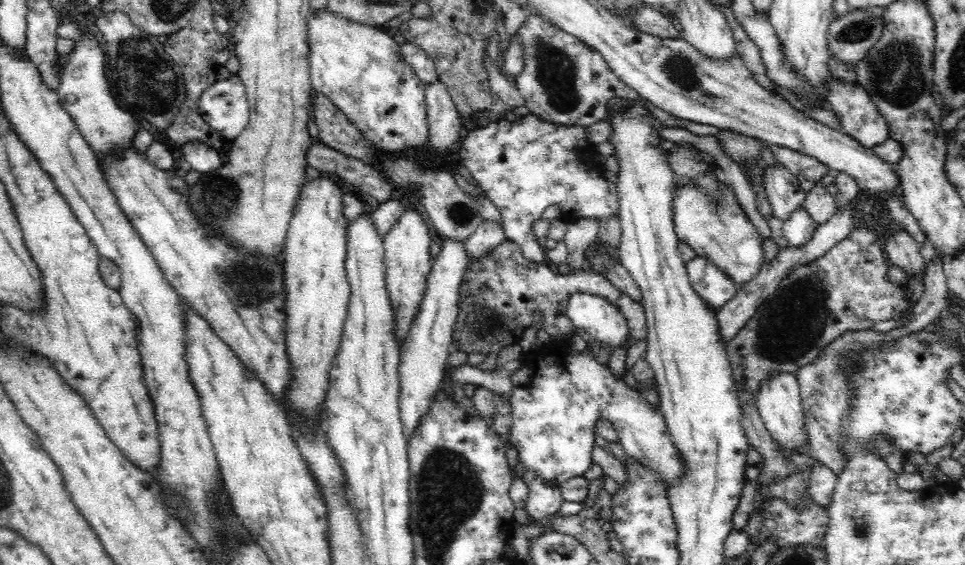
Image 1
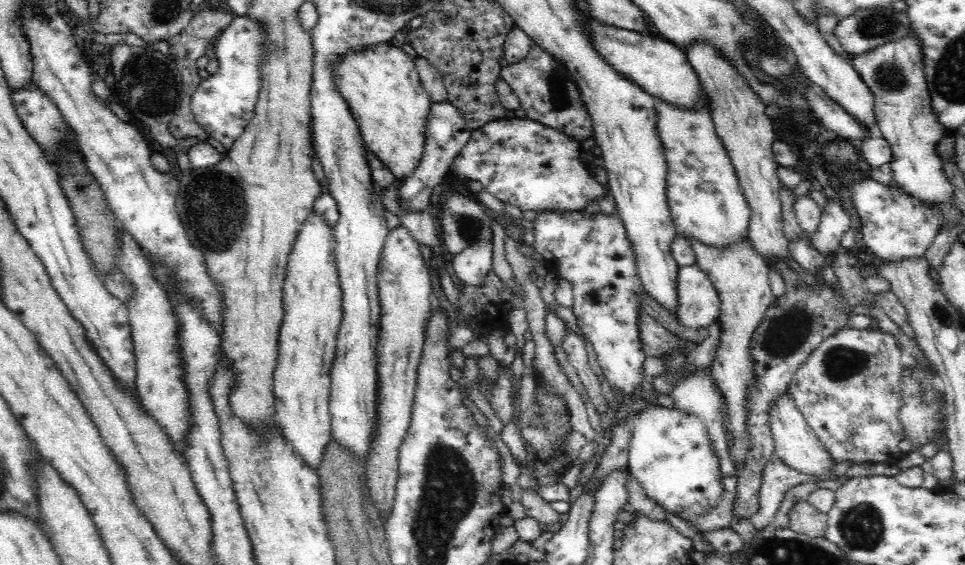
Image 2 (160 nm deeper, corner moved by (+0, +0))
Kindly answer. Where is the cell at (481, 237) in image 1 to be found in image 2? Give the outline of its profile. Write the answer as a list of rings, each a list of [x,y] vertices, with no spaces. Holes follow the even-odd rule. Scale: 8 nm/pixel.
[[[476,243],[453,258],[453,269],[462,286],[483,285],[492,268],[492,243]]]

